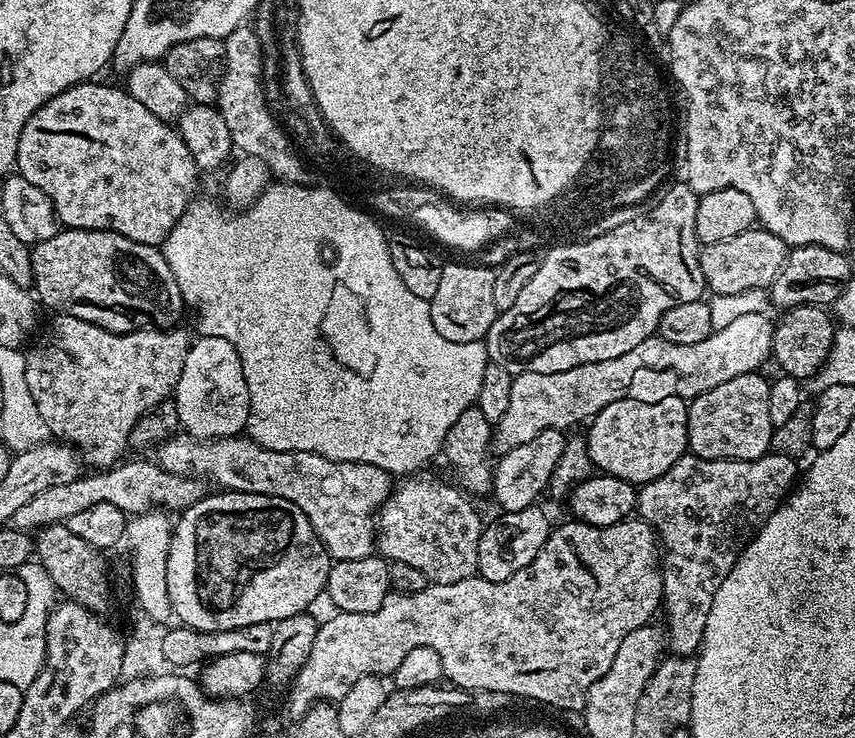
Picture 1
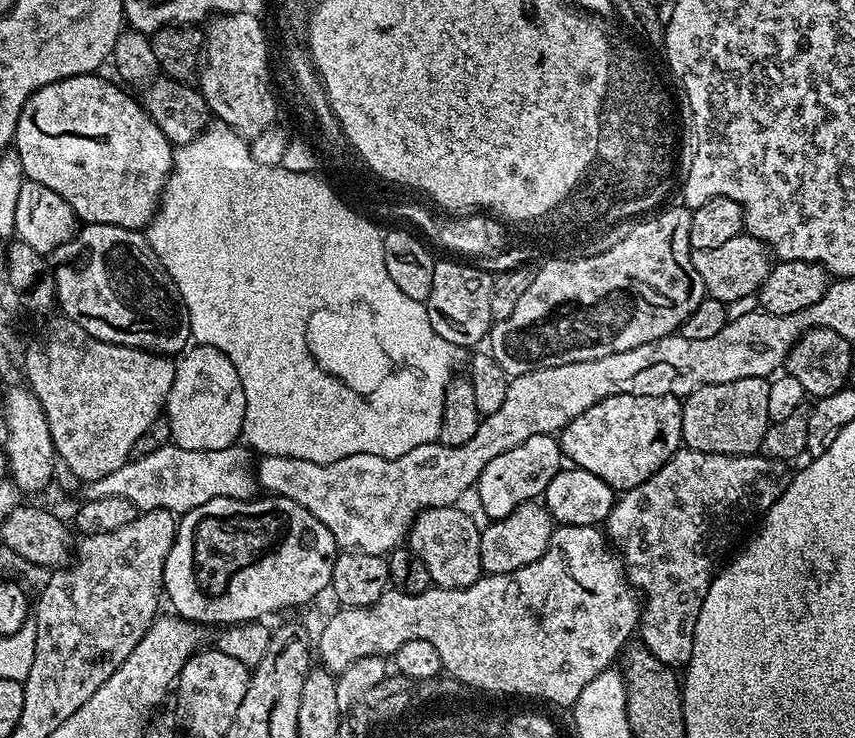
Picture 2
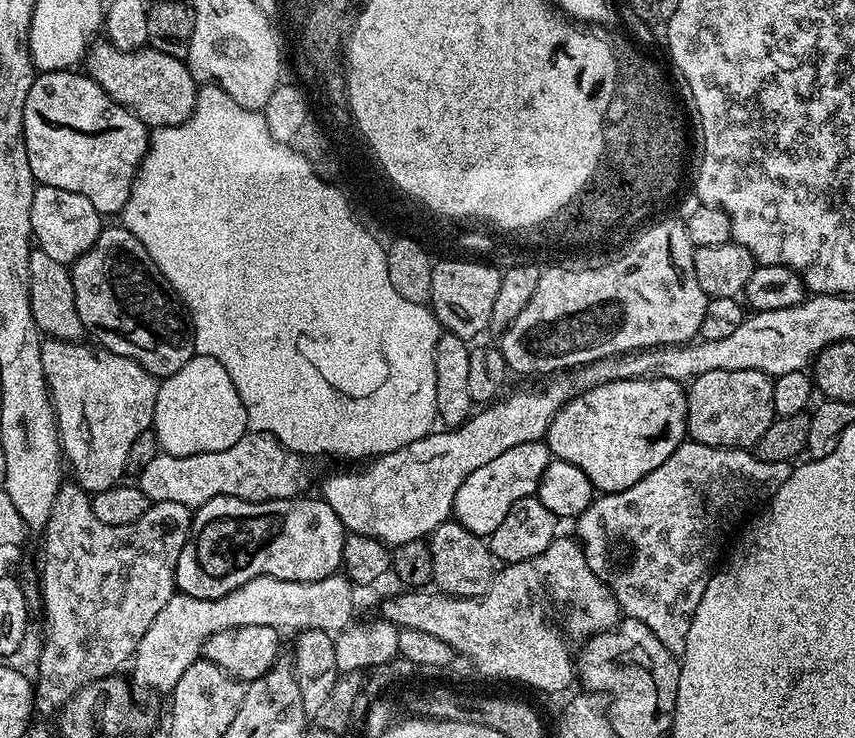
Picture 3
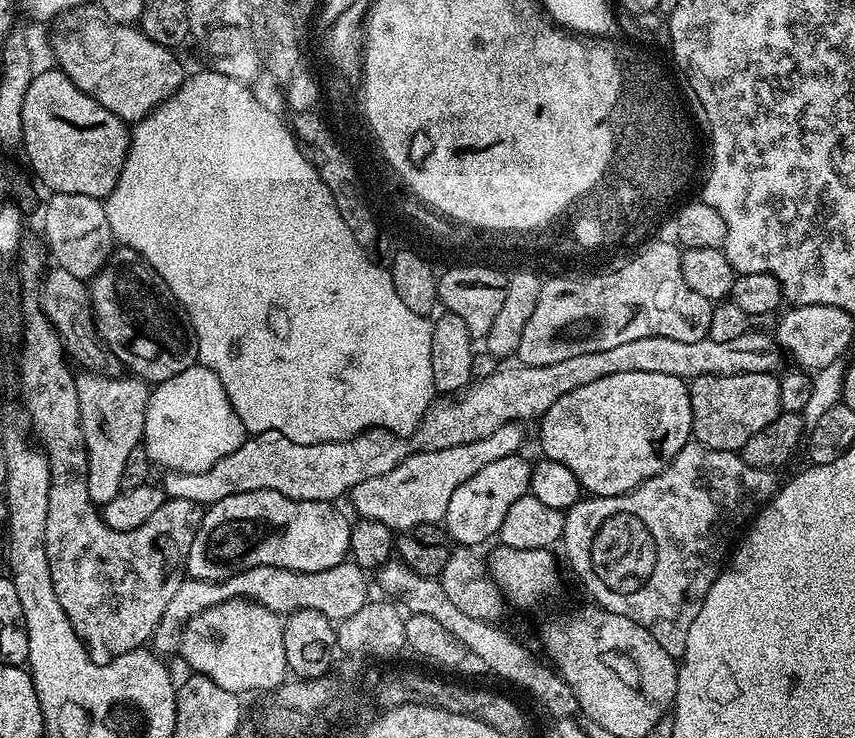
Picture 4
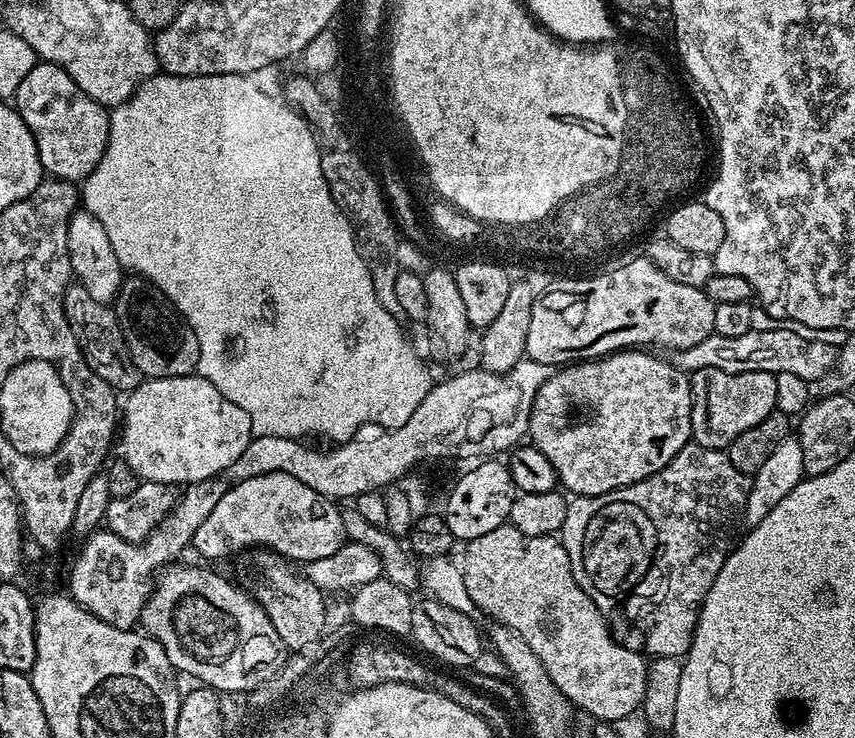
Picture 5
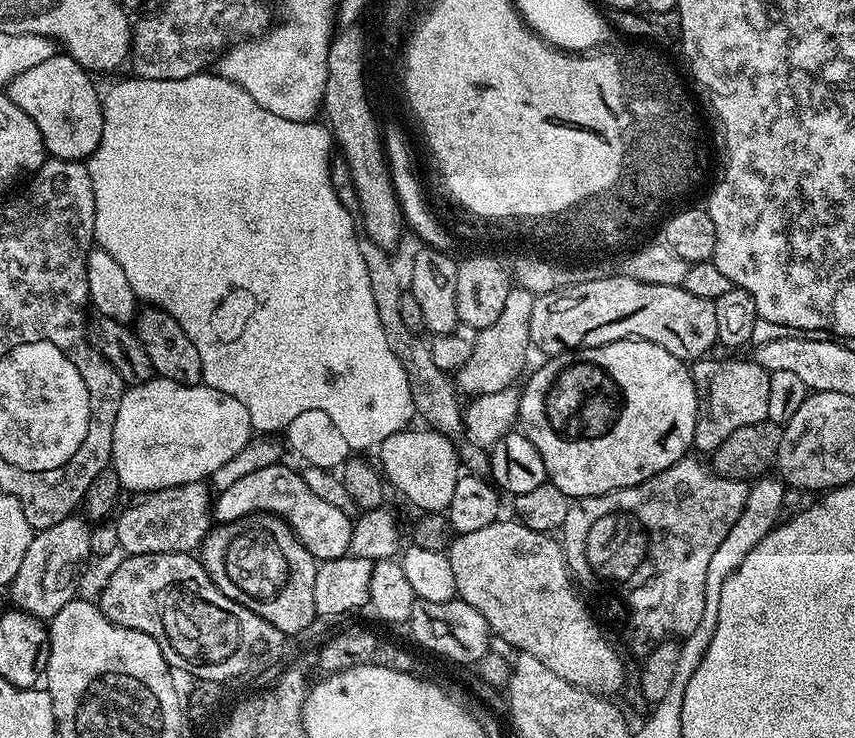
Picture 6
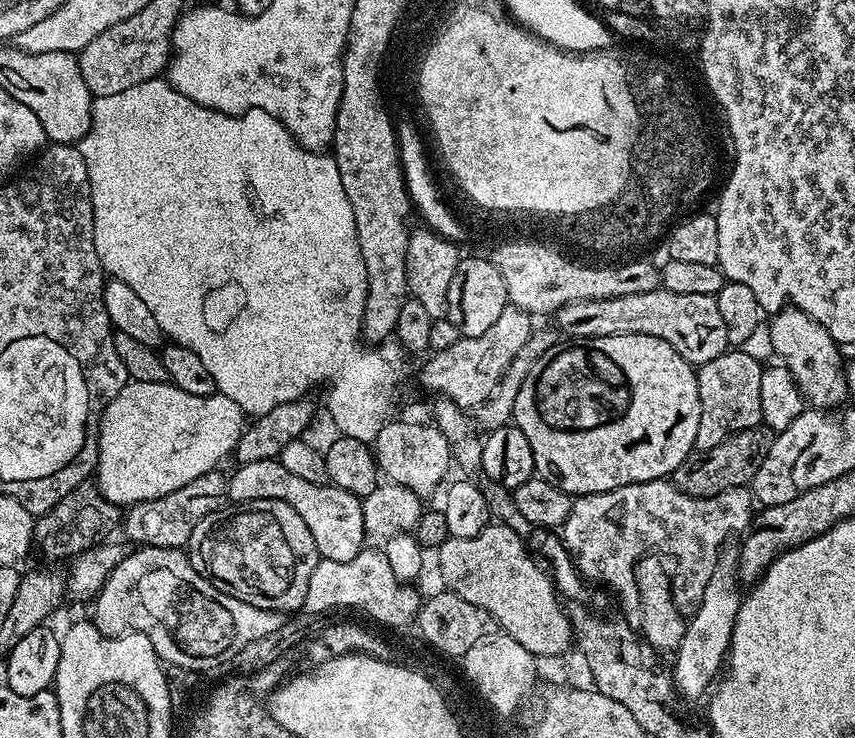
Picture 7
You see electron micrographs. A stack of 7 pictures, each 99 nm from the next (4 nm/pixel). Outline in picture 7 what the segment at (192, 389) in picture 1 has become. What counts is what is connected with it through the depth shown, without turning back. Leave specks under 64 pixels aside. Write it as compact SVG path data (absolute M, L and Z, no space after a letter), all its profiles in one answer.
M133 380L122 386L99 415L97 430L97 464L94 483L111 504L131 506L154 498L162 498L186 482L194 482L202 474L219 469L224 459L236 451L236 444L246 427L246 414L230 398L222 395L186 394L178 386L164 382Z

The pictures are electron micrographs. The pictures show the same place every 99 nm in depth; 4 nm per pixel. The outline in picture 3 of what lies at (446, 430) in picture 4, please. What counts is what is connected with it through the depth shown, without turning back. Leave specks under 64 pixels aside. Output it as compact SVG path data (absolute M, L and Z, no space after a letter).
M249 431L226 450L200 452L197 456L157 454L154 462L138 473L138 487L148 495L149 501L157 505L184 504L193 510L219 496L233 496L239 500L290 500L299 493L296 491L304 480L304 464L300 460L303 460L301 453L290 451L274 437L263 432Z

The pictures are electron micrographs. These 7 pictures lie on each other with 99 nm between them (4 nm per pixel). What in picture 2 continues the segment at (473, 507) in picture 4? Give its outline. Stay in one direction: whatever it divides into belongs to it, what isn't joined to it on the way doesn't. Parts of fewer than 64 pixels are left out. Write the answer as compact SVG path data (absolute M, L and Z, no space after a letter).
M534 434L534 438L526 438L522 446L514 446L514 450L498 454L498 458L494 458L494 462L490 462L486 470L482 470L474 485L474 493L480 499L481 510L488 515L489 521L506 518L506 514L513 512L520 504L543 497L546 486L550 486L550 478L554 478L561 467L560 442L555 435Z

